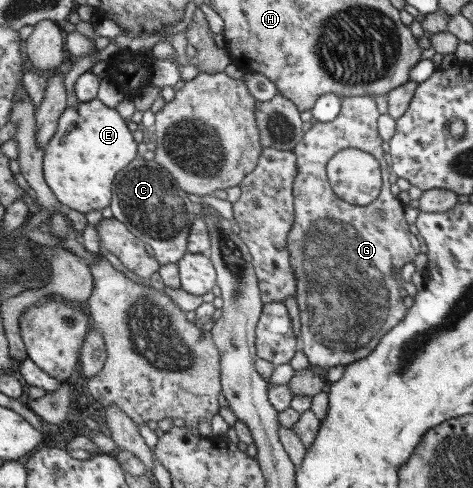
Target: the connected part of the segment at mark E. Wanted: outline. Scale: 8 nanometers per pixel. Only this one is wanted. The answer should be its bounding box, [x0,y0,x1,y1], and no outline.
[43,99,141,213]

